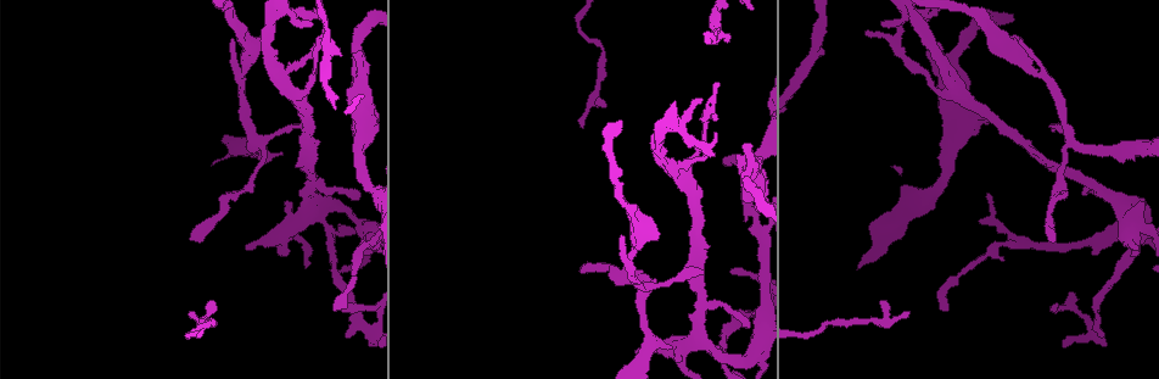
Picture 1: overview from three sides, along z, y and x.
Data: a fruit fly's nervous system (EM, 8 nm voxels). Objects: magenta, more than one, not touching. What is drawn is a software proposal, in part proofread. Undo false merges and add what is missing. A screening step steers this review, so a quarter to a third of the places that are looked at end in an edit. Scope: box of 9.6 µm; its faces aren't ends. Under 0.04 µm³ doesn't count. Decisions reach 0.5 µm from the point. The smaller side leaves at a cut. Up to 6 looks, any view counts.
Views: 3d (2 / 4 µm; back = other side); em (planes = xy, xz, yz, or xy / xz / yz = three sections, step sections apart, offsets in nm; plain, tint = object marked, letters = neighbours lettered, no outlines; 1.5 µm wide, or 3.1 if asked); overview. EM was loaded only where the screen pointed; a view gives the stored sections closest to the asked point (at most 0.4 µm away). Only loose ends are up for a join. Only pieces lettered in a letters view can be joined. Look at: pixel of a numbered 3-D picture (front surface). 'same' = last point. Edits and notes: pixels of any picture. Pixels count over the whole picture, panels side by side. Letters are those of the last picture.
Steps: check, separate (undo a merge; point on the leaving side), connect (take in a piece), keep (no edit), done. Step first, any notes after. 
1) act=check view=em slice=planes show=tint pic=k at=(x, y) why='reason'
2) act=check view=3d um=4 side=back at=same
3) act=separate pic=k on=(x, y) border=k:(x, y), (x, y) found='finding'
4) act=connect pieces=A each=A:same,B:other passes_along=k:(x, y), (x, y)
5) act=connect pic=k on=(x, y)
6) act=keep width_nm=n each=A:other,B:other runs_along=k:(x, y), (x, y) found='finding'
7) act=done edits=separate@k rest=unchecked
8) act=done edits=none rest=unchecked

act=check view=em slice=planes show=letters pic=1 at=(701, 273) why='free end'

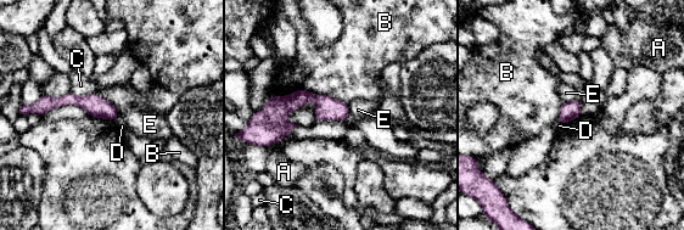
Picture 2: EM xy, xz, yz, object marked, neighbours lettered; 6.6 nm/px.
act=keep each=A:other,B:other,C:other,D:other,E:other found='none of them fits'

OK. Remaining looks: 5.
act=check view=em slice=planes show=tint pic=1 at=(749, 143) why='branch stops here'

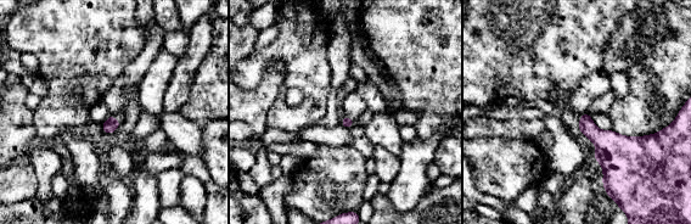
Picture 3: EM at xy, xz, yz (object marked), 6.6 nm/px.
act=check view=em slice=planes show=letters at=same why='see the neighbours'

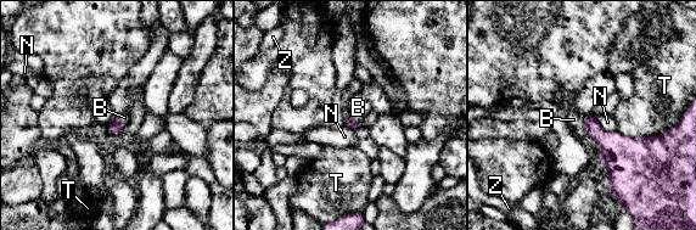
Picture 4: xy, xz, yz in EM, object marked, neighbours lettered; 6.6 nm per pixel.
act=connect pieces=B each=B:same,N:other,T:other,Z:other passes_along=4:(351, 123), (354, 119), (358, 107) found='the neuron continues'

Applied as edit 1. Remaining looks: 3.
act=check view=3d um=4 pic=1 at=(722, 366) why='thin neck'

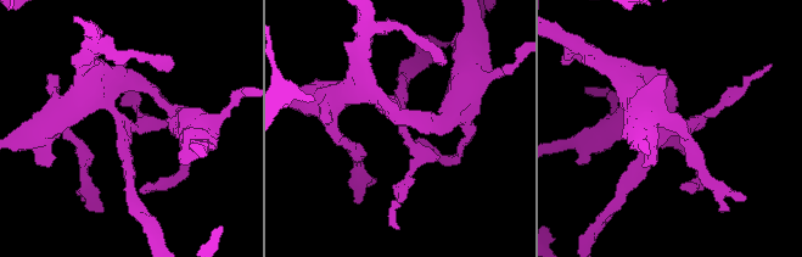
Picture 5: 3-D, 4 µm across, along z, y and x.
act=check view=em slice=yz step=8 show=tint pic=5 at=(400, 127) why='now the EM'

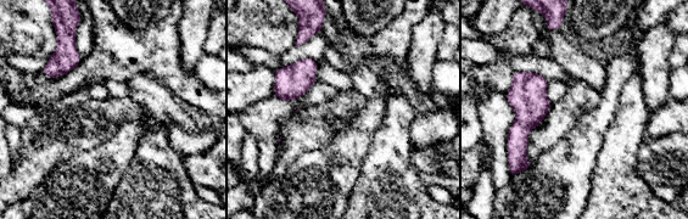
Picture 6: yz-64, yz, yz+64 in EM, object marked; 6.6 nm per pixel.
act=check view=em slice=planes show=letters at=same why='another direction'

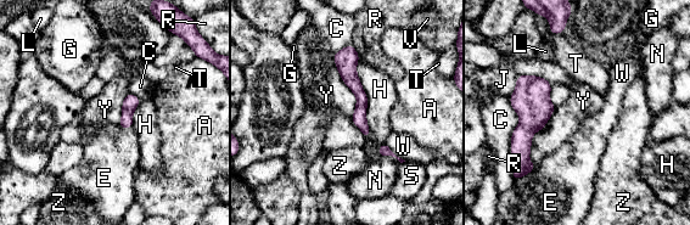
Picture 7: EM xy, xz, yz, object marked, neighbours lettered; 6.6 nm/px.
act=keep longest_contact=H:550nm each=A:other,C:other,E:other,G:other,H:other,J:other,L:other,N:other,R:other,S:other,T:other,V:other,W:other,Y:other,Z:other found='all the same neuron'

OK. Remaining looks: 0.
act=done edits=connect@4 rest=unchecked

